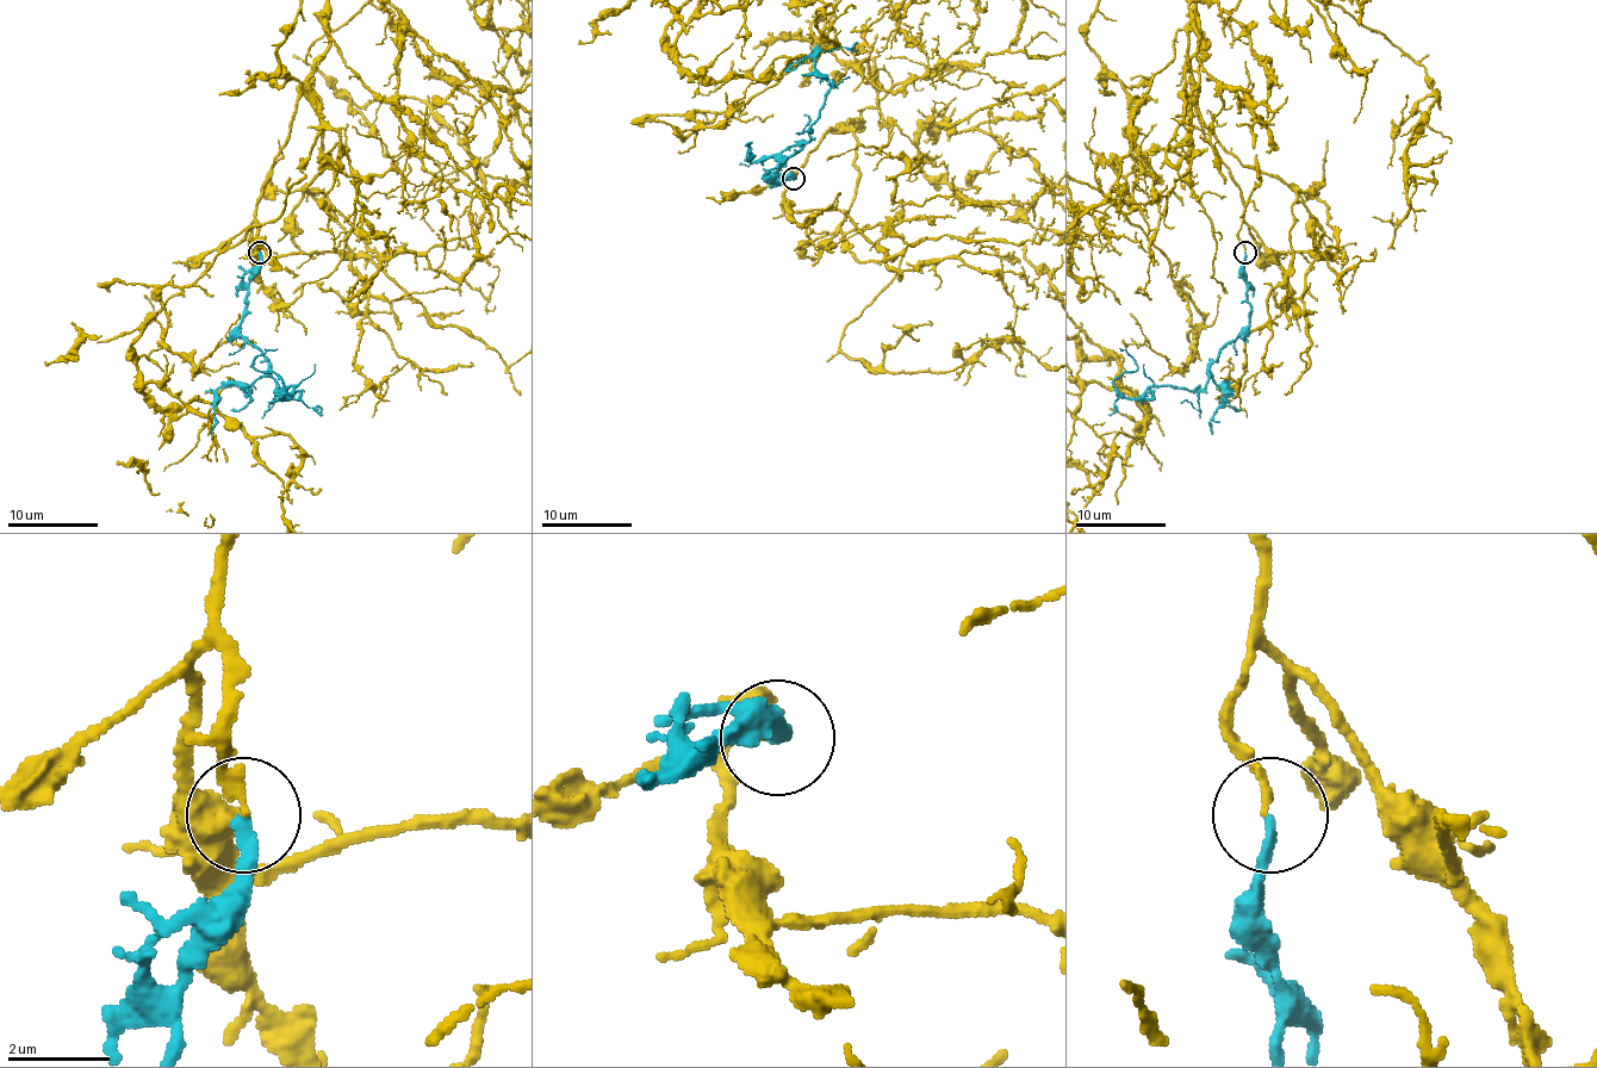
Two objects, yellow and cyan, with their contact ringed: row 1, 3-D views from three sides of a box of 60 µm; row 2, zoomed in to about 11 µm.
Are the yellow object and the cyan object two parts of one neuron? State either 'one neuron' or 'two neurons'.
one neuron

